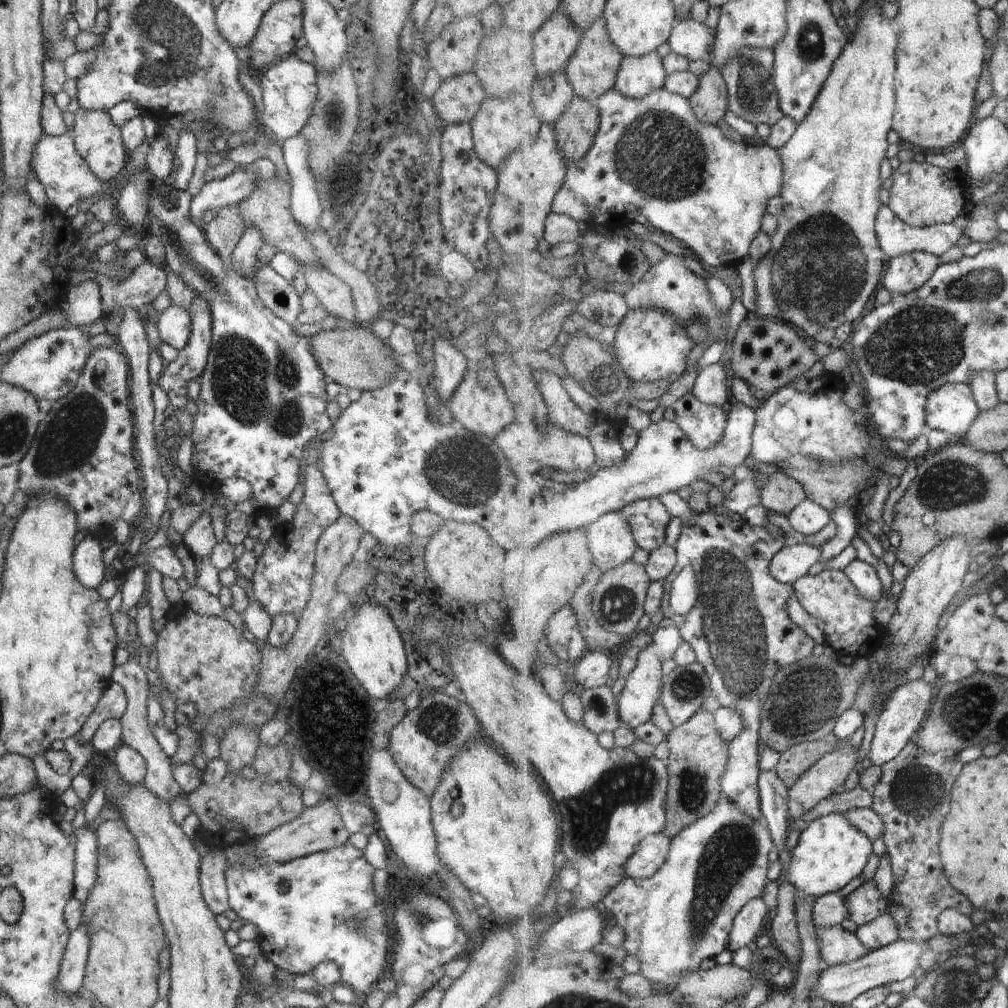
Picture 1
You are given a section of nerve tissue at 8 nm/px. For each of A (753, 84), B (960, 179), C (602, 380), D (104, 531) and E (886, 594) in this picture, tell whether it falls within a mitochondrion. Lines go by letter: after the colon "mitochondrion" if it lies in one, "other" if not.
A: mitochondrion
B: other
C: mitochondrion
D: other
E: other

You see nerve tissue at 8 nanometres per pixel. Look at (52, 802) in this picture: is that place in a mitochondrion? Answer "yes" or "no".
no

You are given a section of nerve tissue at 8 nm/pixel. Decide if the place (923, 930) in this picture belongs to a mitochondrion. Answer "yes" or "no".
no

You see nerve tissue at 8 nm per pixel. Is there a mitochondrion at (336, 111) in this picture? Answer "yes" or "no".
yes

